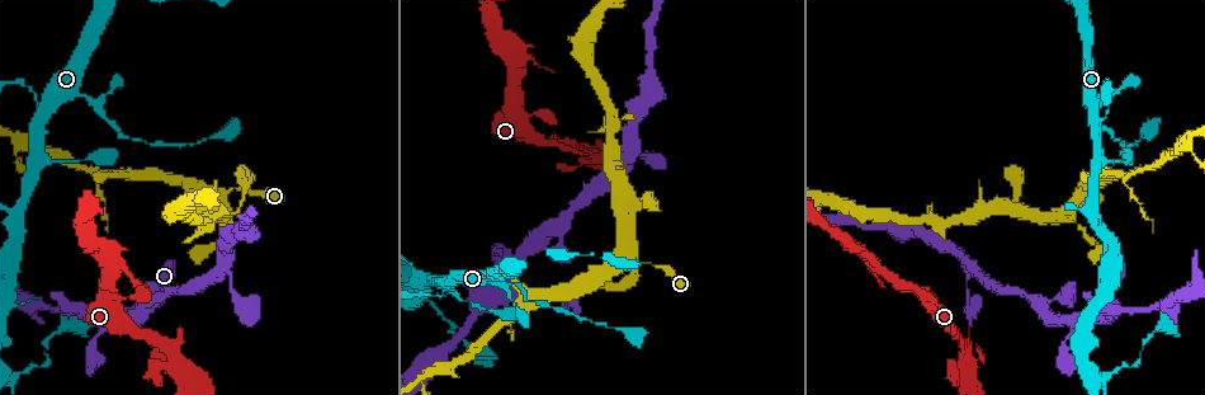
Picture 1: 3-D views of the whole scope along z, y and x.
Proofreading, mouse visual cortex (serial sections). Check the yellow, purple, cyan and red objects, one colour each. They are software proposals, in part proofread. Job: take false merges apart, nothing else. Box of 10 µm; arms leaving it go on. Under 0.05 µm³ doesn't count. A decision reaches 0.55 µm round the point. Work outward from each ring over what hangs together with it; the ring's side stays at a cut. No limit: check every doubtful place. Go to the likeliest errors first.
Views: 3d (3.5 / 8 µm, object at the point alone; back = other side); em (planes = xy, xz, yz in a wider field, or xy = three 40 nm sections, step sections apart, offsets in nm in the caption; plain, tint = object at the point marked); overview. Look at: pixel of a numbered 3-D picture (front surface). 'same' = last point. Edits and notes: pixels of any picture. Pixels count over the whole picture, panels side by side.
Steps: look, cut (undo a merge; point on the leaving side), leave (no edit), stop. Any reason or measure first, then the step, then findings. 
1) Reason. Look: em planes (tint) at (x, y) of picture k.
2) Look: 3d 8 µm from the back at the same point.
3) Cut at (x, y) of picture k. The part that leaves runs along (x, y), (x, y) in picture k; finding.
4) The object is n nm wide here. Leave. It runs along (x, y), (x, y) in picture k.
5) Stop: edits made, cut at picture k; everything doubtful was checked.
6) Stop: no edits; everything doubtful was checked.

Thin neck. Look: 3d 3.5 µm at (106, 121) of picture 1.

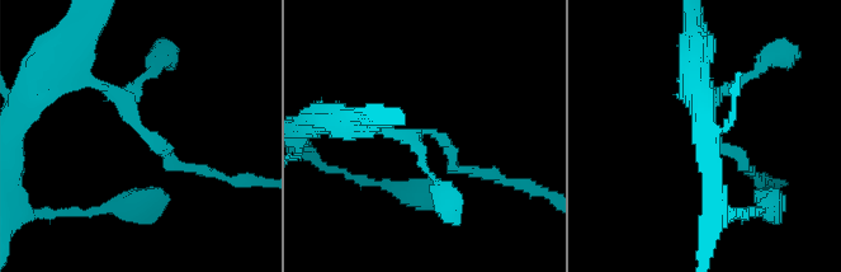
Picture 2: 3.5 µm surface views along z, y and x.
Look: em xy step 3 (tint) at (428, 134) of picture 2.

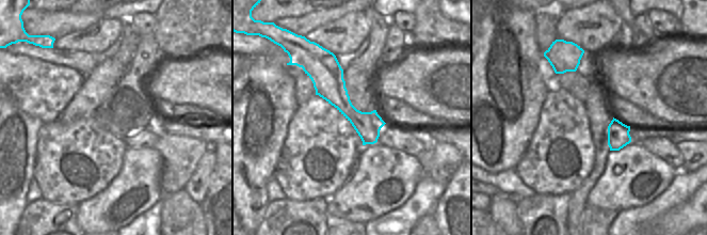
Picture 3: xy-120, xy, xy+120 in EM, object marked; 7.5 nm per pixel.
The object is 190 nm wide here. Leave. It runs along (85, 76), (194, 169) in picture 2; one cell here.

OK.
Arms part here. Look: 3d 8 µm at (576, 151) of picture 1.

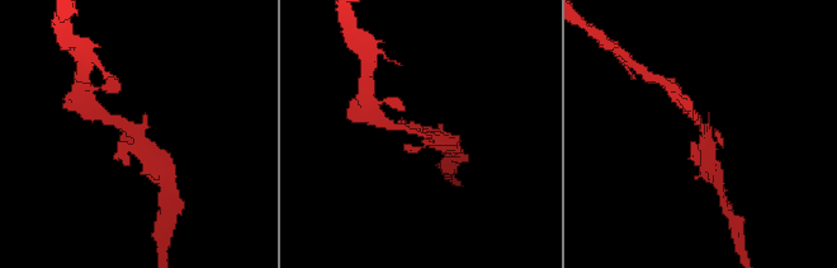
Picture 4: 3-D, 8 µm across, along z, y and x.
Look: em planes (tint) at the same point.

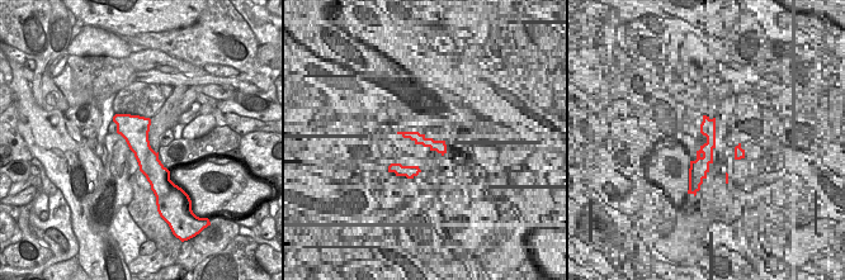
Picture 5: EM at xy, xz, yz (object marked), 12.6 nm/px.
Cut at (694, 155) of picture 4. A border runs along (163, 165), (154, 172), (157, 184) in picture 5; a second cell is stuck on.

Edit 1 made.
Look: overview.

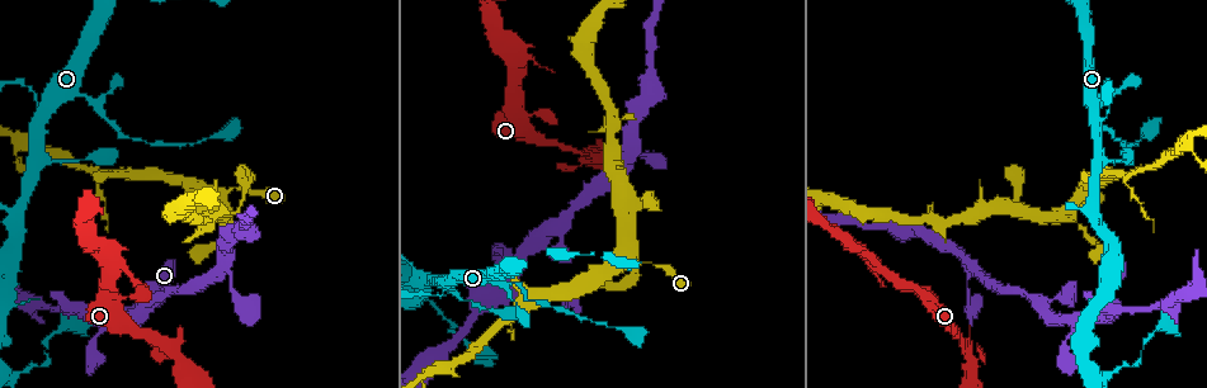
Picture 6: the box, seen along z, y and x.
Branch point. Look: 3d 3.5 µm from the back at (41, 121) of picture 6.

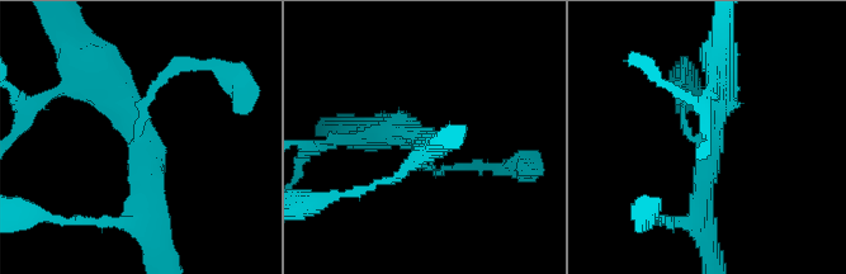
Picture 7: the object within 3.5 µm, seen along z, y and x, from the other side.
3 arms meet here; the arms are 100, 250, 400 nm wide; need the tissue. Look: em planes (tint) at (143, 142) of picture 7.

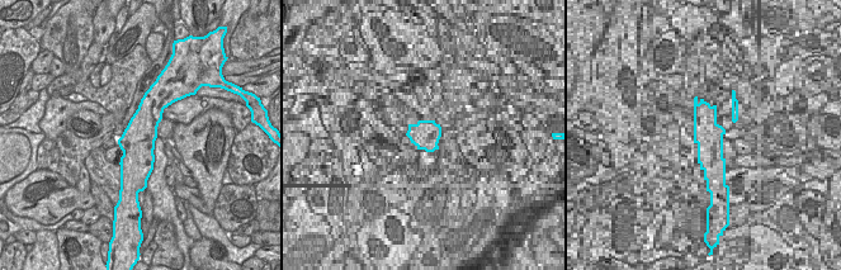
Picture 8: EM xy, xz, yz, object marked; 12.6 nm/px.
Leave. It runs along (102, 72), (140, 128), (156, 228) in picture 7; one cell here.

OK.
Thin arm on a thick one. Look: 3d 8 µm at (1076, 201) of picture 6.

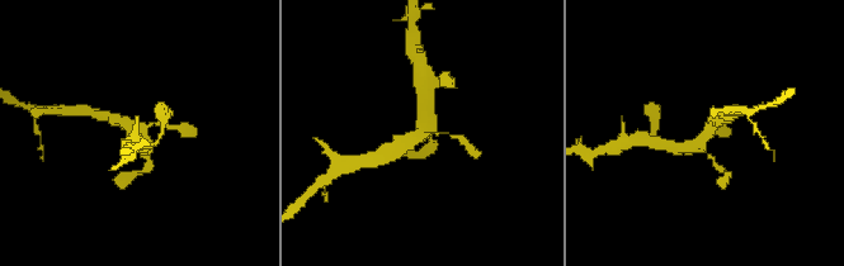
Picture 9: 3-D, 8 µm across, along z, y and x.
4 arms meet here; the arms are 100, 150, 350, 350 nm wide; need the tissue. Look: em planes (tint) at the same point.

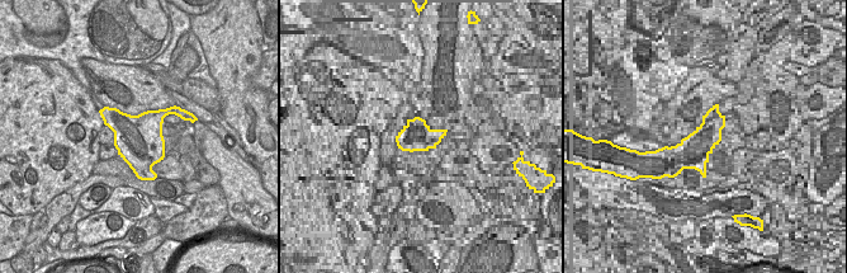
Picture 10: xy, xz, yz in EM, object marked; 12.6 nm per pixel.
Leave. It runs along (453, 136), (441, 133), (423, 134), (424, 103) in picture 9; continuous, no second cell.

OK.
Look: 3d 3.5 µm at (429, 368) of picture 6.

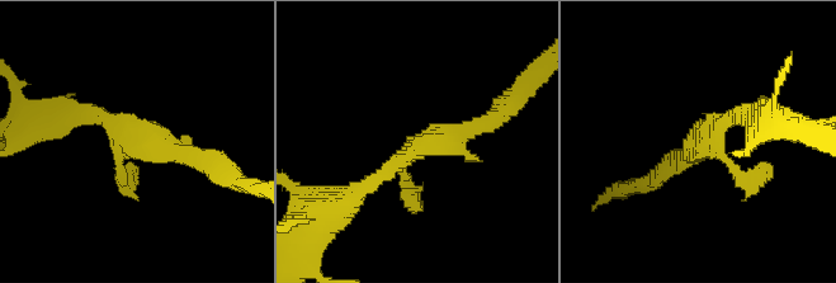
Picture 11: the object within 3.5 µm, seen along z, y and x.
Now the EM. Look: em xy step 5 (tint) at (135, 132) of picture 11.

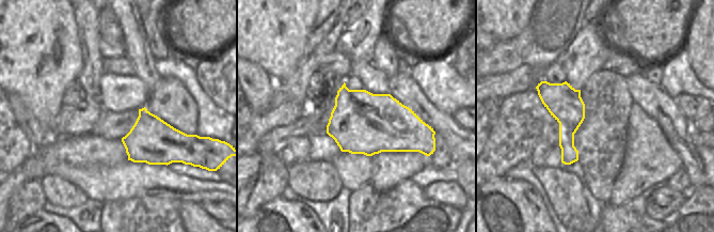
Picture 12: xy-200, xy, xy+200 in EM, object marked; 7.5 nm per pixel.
3 arms meet here. Leave. It runs along (491, 118), (418, 147), (359, 199) in picture 11; all the same cell.

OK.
Look: 3d 3.5 µm at (1094, 217) of picture 6.

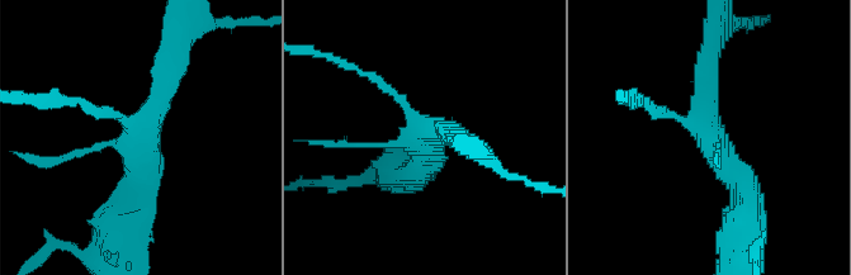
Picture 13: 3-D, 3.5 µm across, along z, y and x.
Look: em planes (tint) at (143, 132) of picture 13.

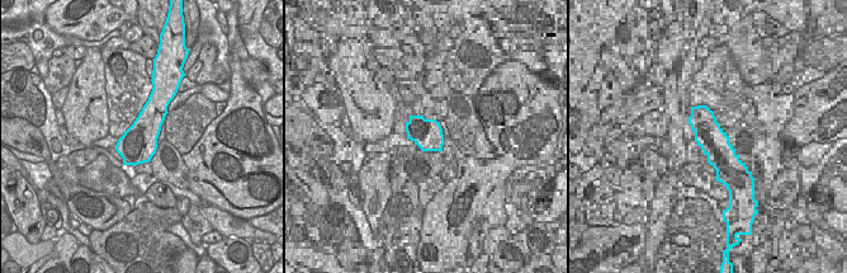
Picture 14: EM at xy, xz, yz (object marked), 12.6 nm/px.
The object is 480 nm wide here. Leave. It runs along (173, 53), (129, 205) in picture 13; one cell here.

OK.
Stop: edits made, cut at picture 4; everything doubtful was checked.

